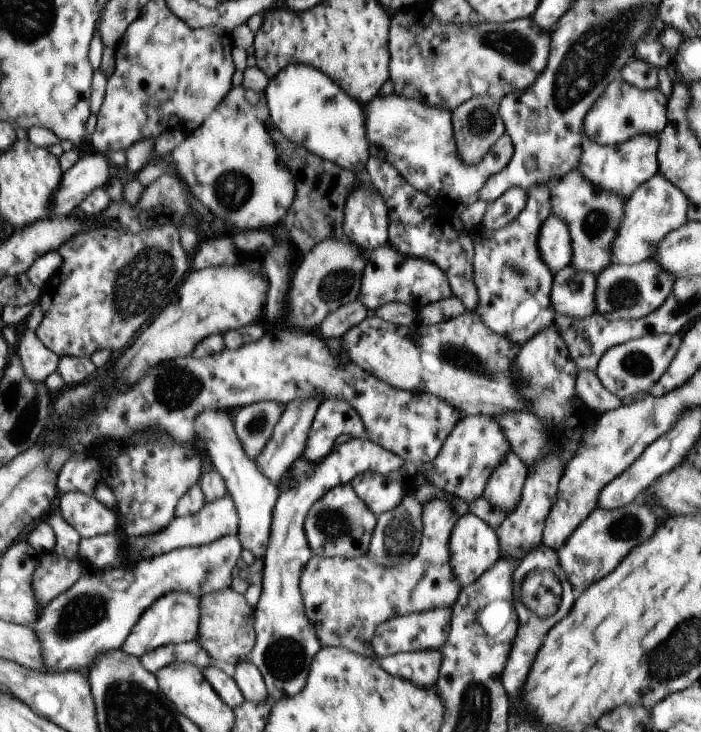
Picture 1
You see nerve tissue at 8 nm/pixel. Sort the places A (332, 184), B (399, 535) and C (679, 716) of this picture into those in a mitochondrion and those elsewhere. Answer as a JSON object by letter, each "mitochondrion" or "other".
{"A":"other","B":"mitochondrion","C":"mitochondrion"}

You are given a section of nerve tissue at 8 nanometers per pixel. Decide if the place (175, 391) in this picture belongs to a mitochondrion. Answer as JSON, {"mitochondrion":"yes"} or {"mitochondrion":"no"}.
{"mitochondrion":"yes"}

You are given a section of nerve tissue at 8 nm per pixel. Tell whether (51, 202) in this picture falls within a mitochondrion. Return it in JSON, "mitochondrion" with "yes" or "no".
{"mitochondrion":"no"}

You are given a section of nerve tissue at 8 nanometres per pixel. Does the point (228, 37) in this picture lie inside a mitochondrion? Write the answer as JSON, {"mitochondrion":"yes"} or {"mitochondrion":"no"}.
{"mitochondrion":"no"}

